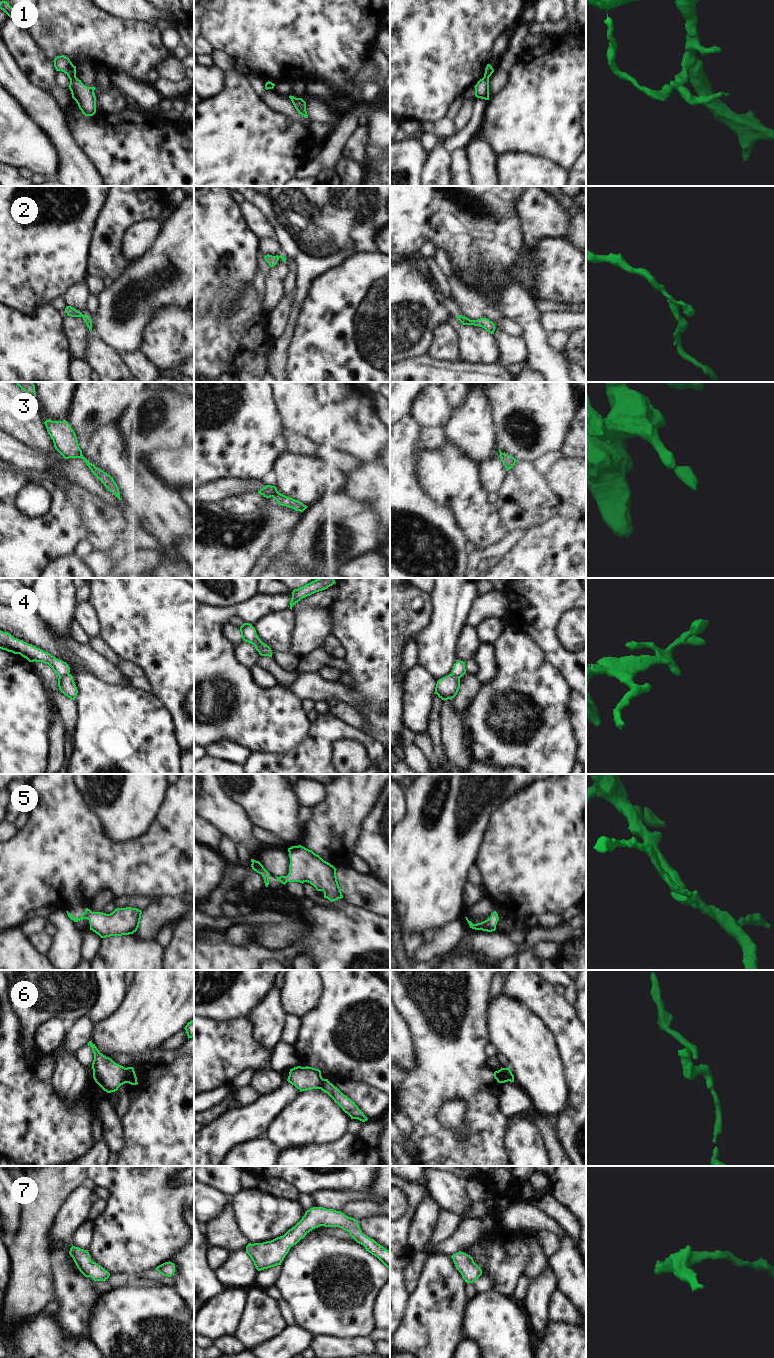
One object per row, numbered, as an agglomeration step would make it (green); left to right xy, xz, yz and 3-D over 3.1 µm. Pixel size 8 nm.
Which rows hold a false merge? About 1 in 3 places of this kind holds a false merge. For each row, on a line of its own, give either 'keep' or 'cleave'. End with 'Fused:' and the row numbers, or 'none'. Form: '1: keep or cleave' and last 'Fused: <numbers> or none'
1: cleave
2: cleave
3: cleave
4: cleave
5: keep
6: cleave
7: keep
Fused: 1, 2, 3, 4, 6

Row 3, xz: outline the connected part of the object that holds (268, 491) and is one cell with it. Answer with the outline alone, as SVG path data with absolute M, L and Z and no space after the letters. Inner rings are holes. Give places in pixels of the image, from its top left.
M266 485L262 489L258 491L261 495L266 497L267 499L273 497L273 495L277 492L277 488L275 486Z

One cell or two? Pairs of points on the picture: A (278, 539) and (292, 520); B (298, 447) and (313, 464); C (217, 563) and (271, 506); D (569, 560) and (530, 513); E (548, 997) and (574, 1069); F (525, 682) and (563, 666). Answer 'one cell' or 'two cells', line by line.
A: two cells
B: two cells
C: one cell
D: two cells
E: one cell
F: two cells

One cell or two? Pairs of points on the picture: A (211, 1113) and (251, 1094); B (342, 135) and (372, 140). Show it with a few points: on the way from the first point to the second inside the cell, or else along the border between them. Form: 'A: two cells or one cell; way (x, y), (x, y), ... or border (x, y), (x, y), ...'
A: one cell; way (221, 1108), (241, 1097)
B: one cell; way (350, 119), (367, 109), (374, 124)

